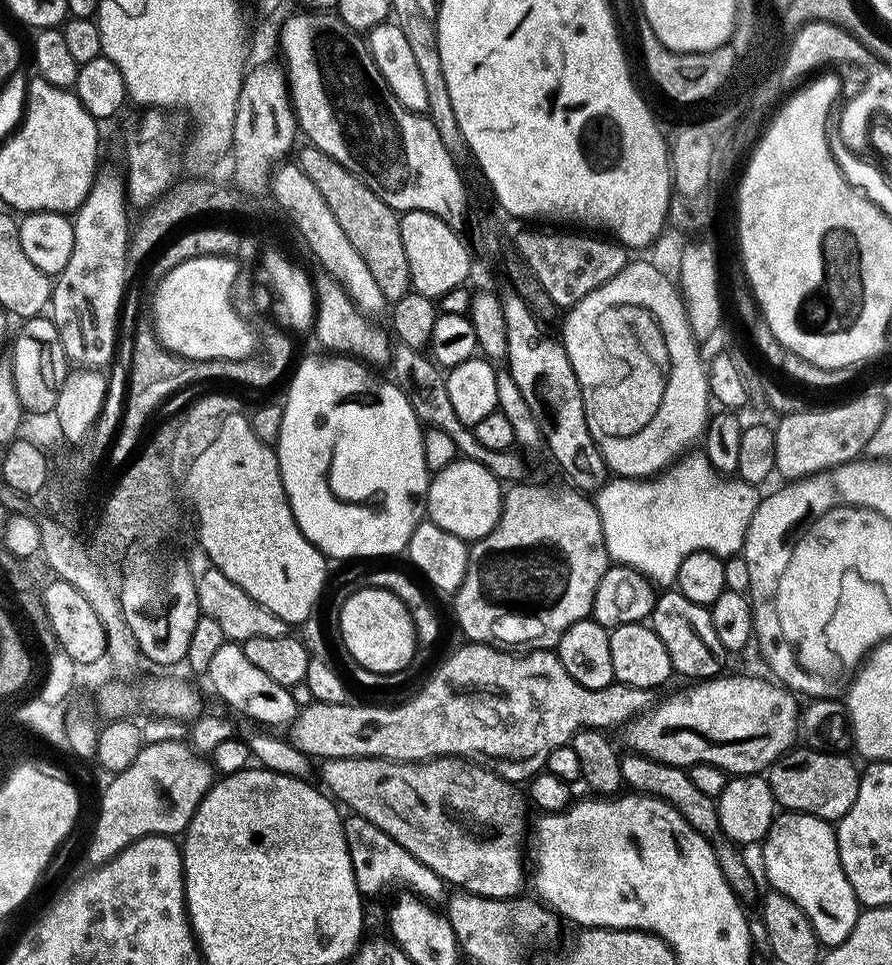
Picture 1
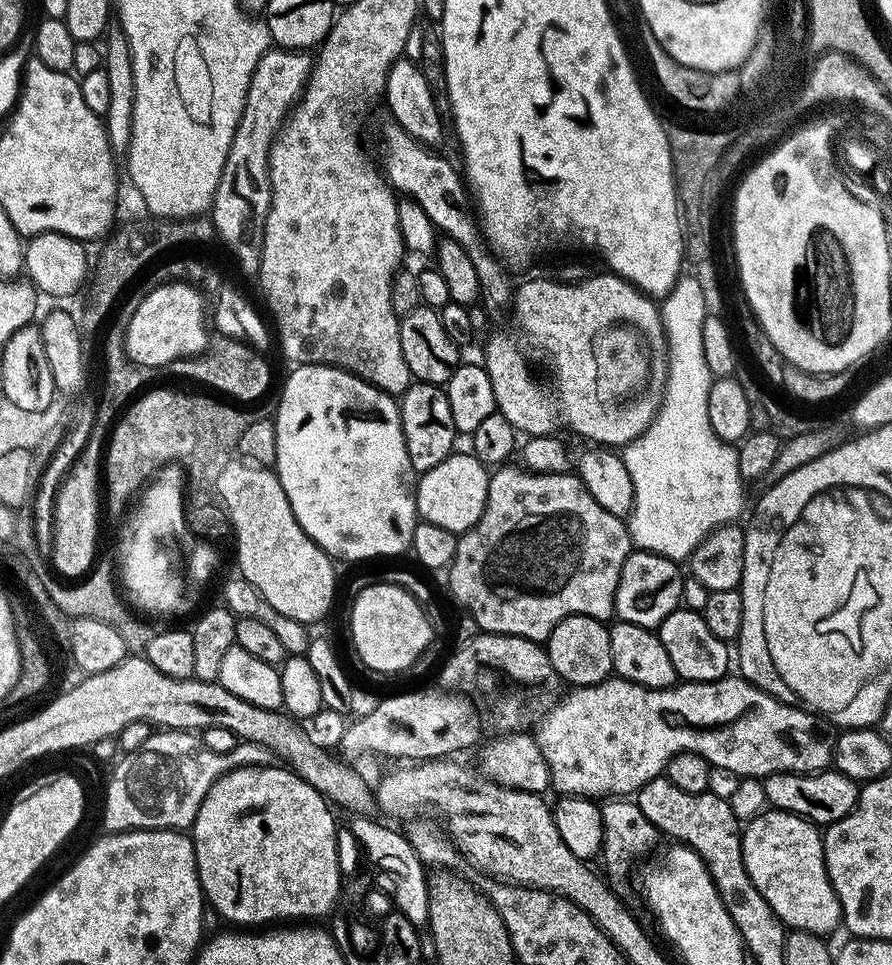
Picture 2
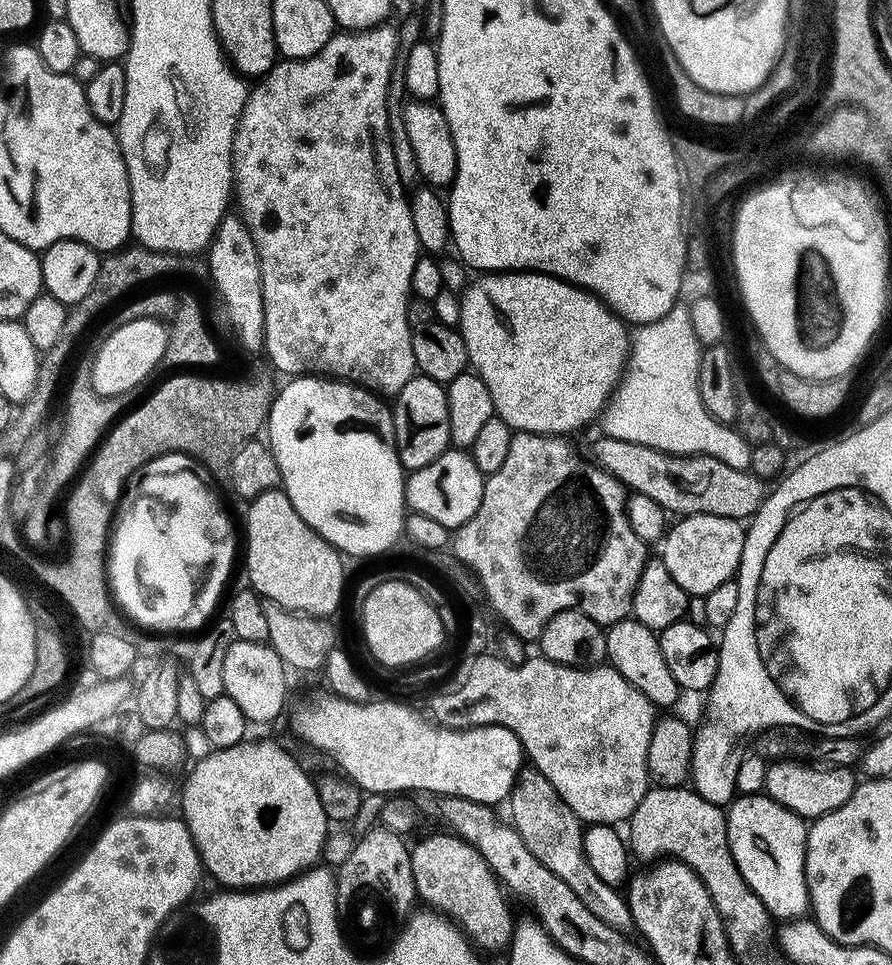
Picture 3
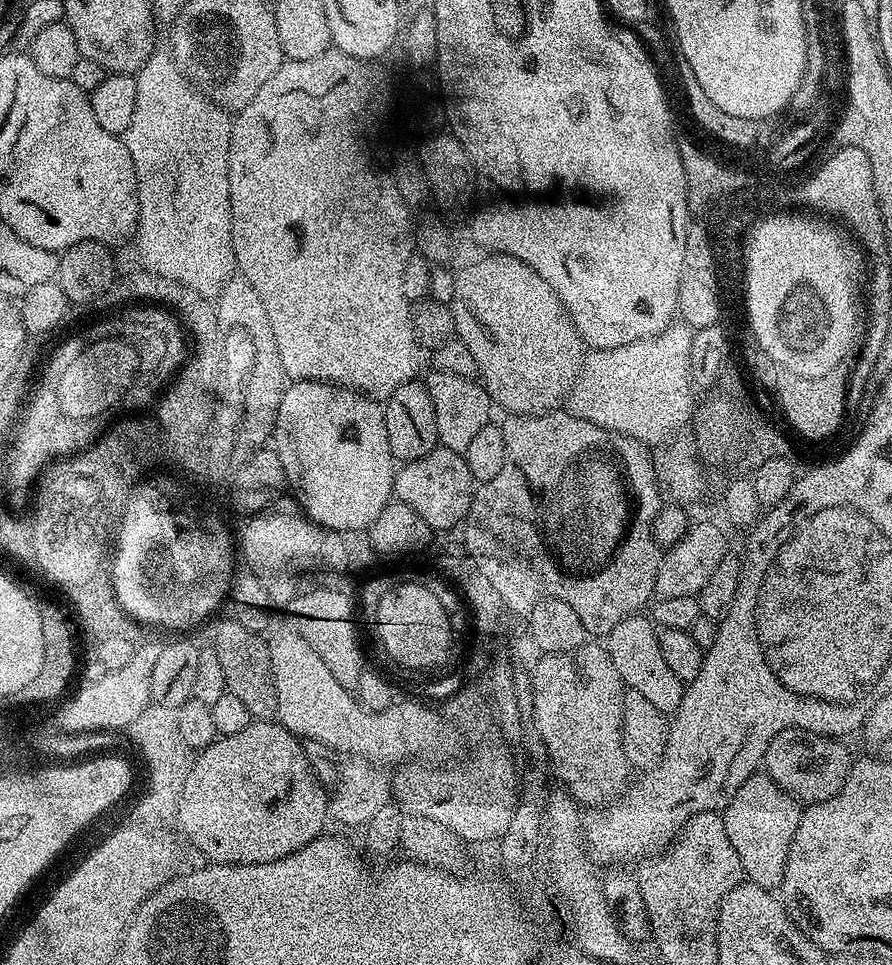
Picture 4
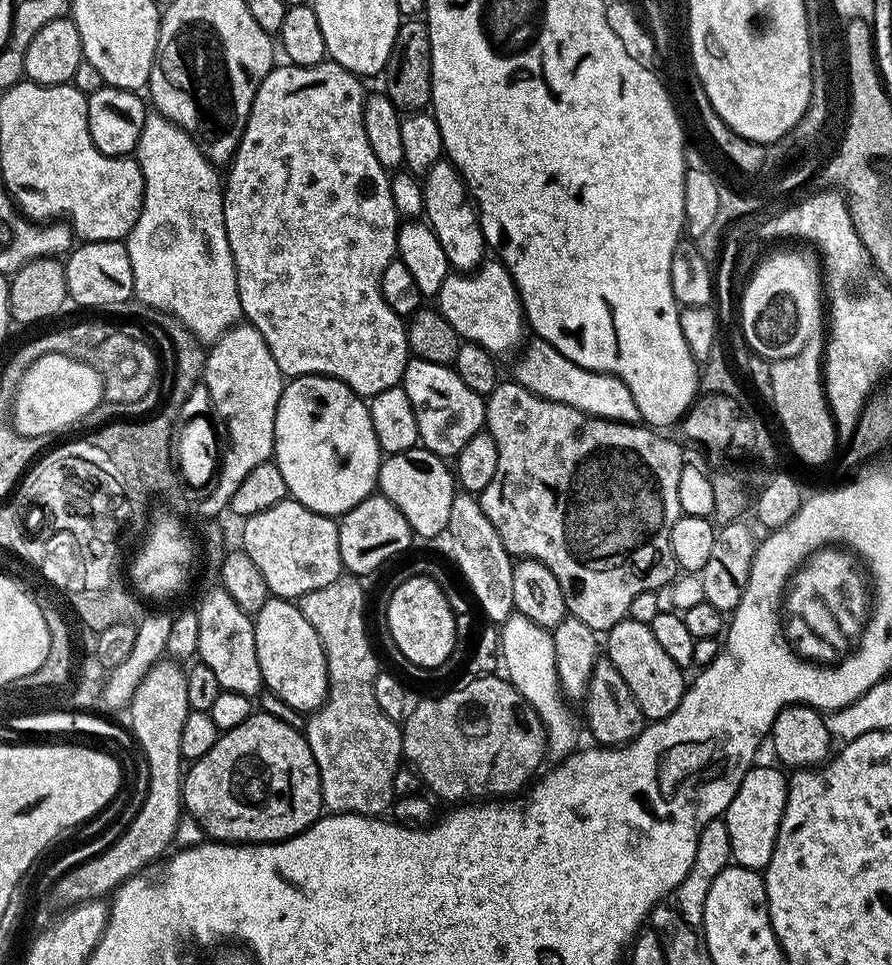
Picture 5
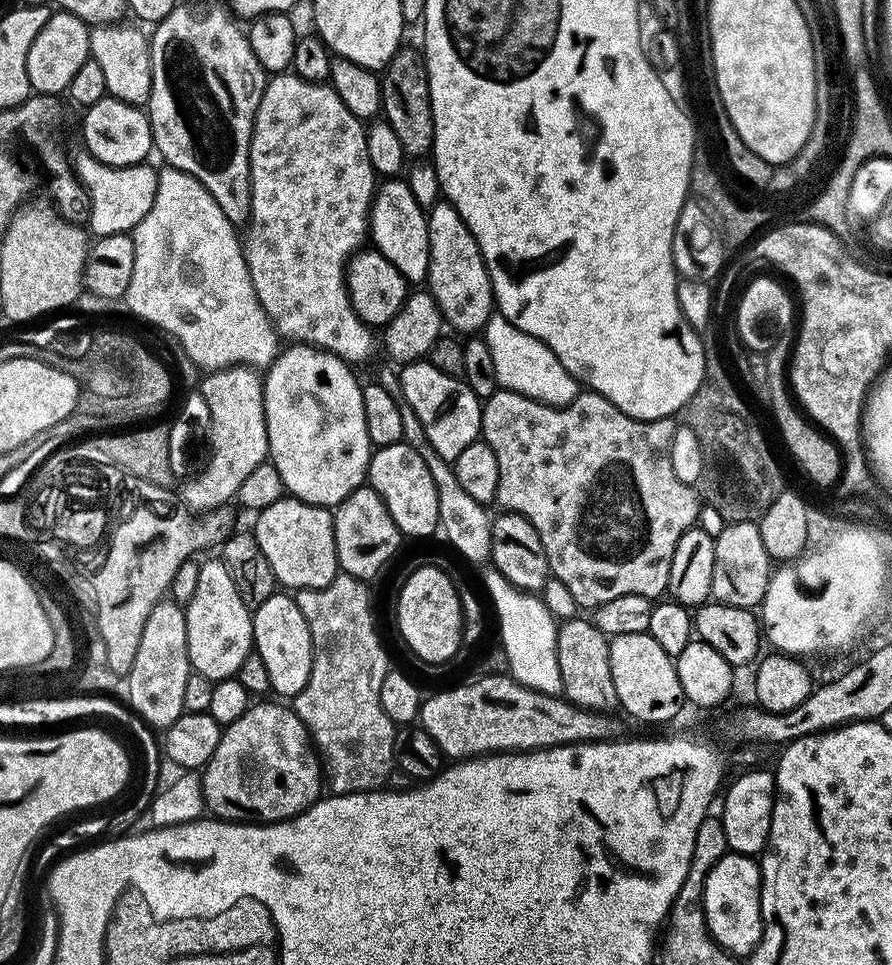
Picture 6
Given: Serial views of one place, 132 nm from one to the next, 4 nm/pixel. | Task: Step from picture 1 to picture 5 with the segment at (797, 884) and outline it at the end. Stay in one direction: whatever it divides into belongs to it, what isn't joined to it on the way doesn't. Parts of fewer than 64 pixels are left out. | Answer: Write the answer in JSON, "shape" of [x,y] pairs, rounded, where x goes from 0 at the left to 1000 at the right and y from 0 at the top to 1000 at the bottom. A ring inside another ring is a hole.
{"shape":[[[843,796],[840,800],[837,797],[831,803],[827,819],[809,847],[821,878],[821,891],[831,899],[860,899],[870,880],[870,865],[883,826],[883,808],[873,800],[876,797],[870,796]]]}

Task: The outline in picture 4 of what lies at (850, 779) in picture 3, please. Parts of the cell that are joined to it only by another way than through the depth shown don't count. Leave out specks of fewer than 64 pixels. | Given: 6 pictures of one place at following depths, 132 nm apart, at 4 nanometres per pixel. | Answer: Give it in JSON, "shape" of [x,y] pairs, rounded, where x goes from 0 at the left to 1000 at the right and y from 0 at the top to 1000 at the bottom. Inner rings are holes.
{"shape":[[[882,754],[868,761],[863,773],[859,773],[854,796],[882,825],[905,835],[935,827],[935,823],[944,819],[956,791],[957,783],[951,780],[950,773],[941,766],[898,754]]]}

